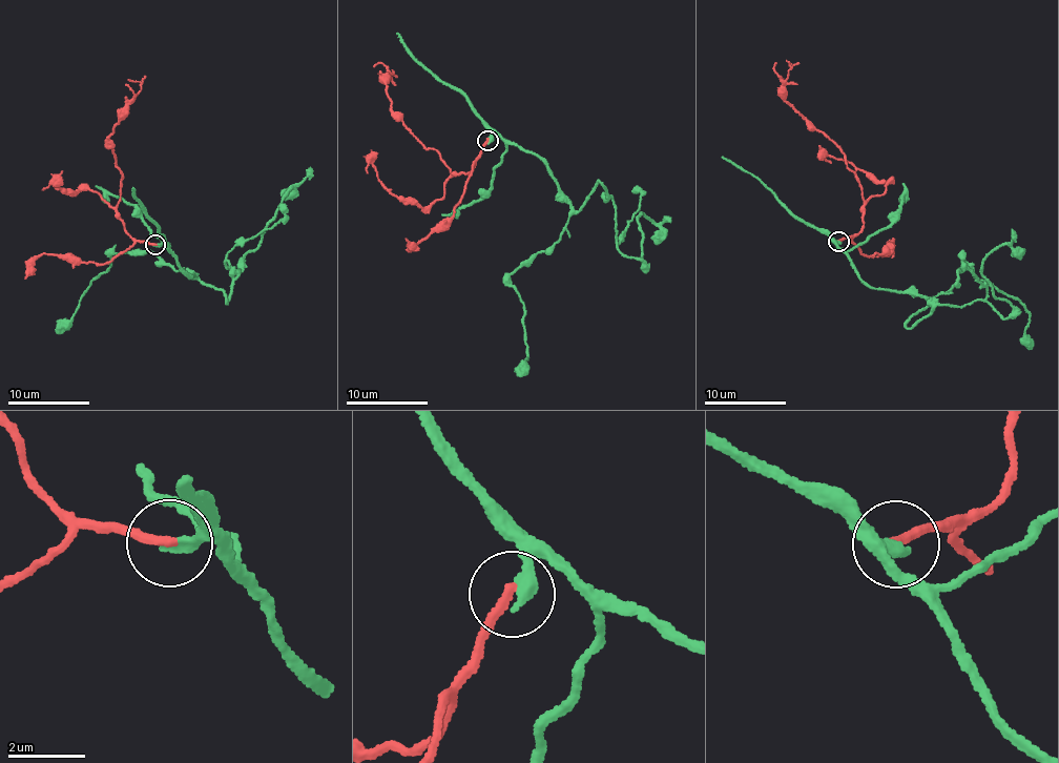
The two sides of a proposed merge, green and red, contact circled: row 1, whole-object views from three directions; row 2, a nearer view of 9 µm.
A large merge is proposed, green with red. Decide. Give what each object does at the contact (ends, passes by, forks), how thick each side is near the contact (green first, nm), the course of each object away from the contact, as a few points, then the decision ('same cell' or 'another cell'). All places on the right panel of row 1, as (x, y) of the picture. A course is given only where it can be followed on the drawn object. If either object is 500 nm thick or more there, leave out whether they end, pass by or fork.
green ends there; red ends there; 360 nm thick on the green side, 260 nm on the other; green runs (838, 242), (872, 287), (929, 303), (909, 328), (938, 305), (983, 300), (1005, 316), (980, 267), (1012, 228); red runs (838, 242), (856, 235), (862, 228), (864, 198), (842, 149), (787, 101), (790, 65), (787, 59); another cell

